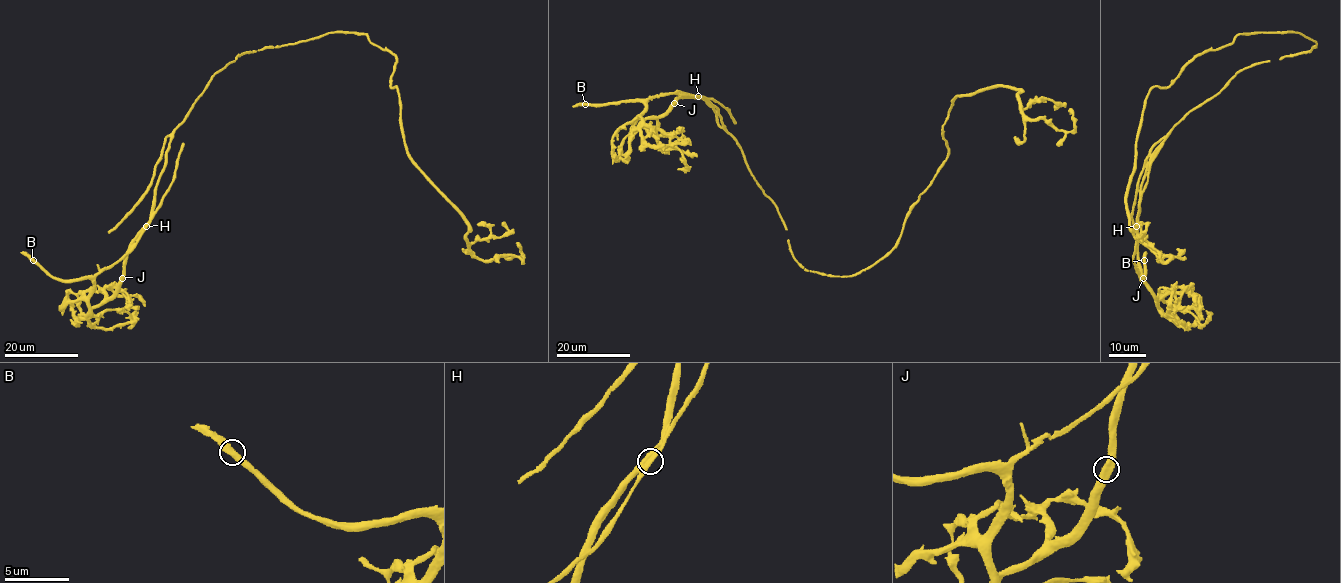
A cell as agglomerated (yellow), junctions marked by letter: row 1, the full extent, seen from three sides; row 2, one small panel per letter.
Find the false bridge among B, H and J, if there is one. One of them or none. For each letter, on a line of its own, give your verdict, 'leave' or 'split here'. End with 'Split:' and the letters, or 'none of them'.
B: leave
H: split here
J: leave
Split: H

